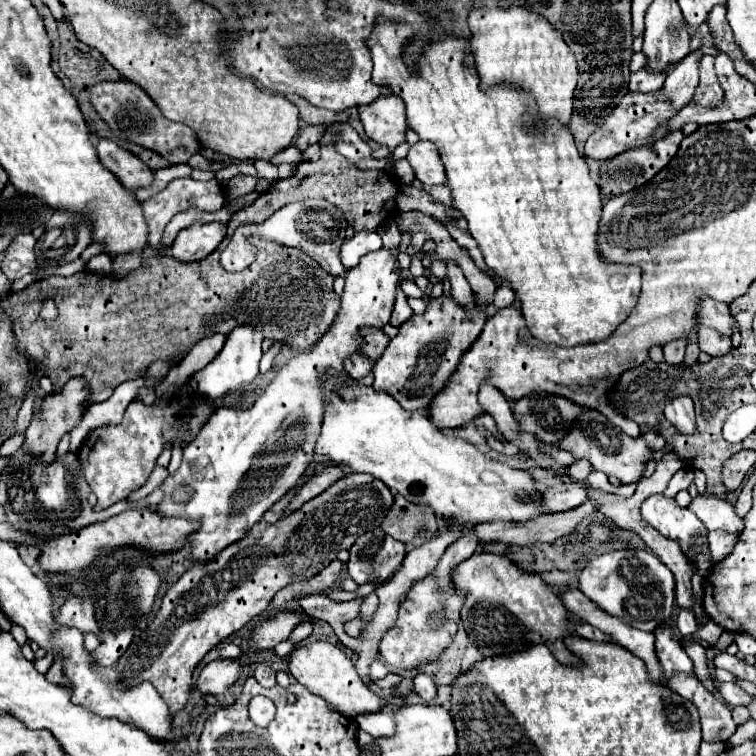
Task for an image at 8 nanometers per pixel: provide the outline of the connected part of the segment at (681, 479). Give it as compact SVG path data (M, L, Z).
M679 469L679 471L673 475L671 483L667 485L665 495L675 497L681 489L687 489L691 483L693 483L693 471L691 471L691 469Z

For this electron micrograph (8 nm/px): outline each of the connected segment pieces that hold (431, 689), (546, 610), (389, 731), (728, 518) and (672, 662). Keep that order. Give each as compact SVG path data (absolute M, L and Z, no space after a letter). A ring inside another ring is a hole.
M421 673L421 675L417 675L417 677L413 679L413 683L415 683L415 691L419 693L419 697L421 697L425 703L431 703L431 699L433 699L435 693L437 693L431 677Z
M477 553L453 569L453 581L455 587L465 595L461 623L471 643L477 645L483 657L511 655L543 643L551 649L559 663L583 667L583 661L565 645L565 637L571 633L565 607L537 575L521 571L507 557Z
M385 707L379 713L369 713L369 715L355 717L355 721L371 737L381 739L381 737L393 737L393 731L395 731L395 719L393 719L393 715L395 713L389 707Z
M697 495L689 503L689 509L707 525L707 529L723 529L731 533L739 533L743 529L743 519L735 515L733 505L713 495Z
M659 627L655 631L655 637L657 637L655 651L657 651L657 659L659 659L661 669L663 669L663 679L671 679L673 675L679 675L679 673L685 673L685 675L695 673L693 661L685 653L679 639L675 639L671 629Z

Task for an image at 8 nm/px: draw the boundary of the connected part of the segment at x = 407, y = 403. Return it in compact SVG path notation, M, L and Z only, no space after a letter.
M451 297L433 299L423 315L413 315L399 327L383 357L373 367L373 389L389 393L407 411L427 413L435 395L447 385L465 351L477 341L485 325L487 311L465 313Z

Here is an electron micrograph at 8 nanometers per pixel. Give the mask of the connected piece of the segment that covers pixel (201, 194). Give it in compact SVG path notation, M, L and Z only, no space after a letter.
M191 177L173 179L163 191L159 191L151 199L143 201L143 213L145 213L147 225L149 225L149 245L155 251L161 251L163 249L163 243L161 243L163 229L167 227L167 223L171 221L173 215L183 213L183 211L189 211L189 209L199 209L199 211L213 213L213 211L219 211L225 205L225 201L227 201L225 199L225 191L223 191L223 187L221 187L221 183L217 179L211 179L211 181L195 181Z

